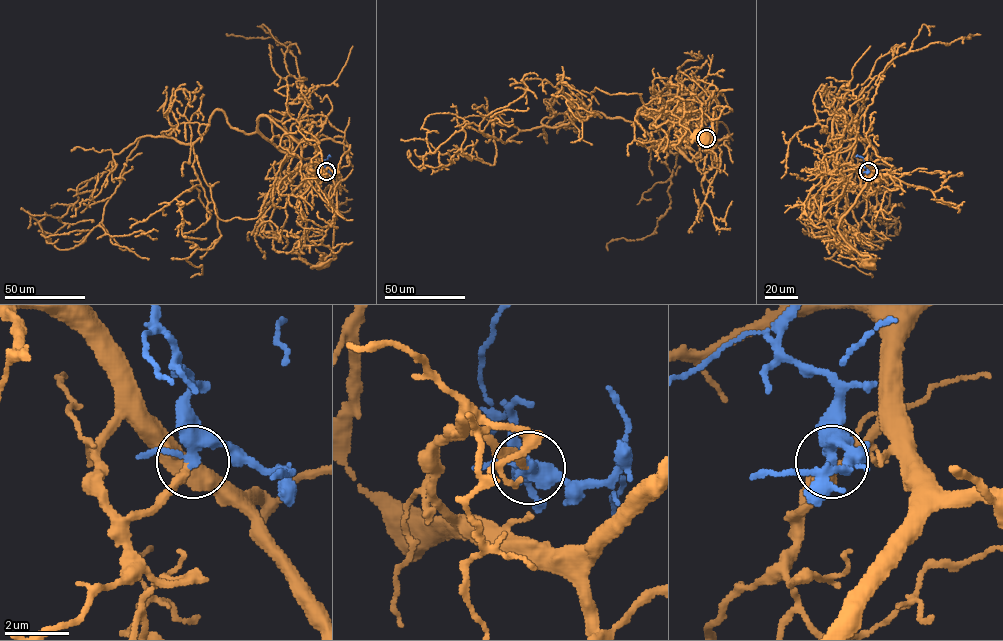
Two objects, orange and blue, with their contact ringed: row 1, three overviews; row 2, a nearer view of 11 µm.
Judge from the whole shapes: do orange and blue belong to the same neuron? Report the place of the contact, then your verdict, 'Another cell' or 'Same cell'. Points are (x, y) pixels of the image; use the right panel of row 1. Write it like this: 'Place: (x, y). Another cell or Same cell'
Place: (868, 171). Same cell

